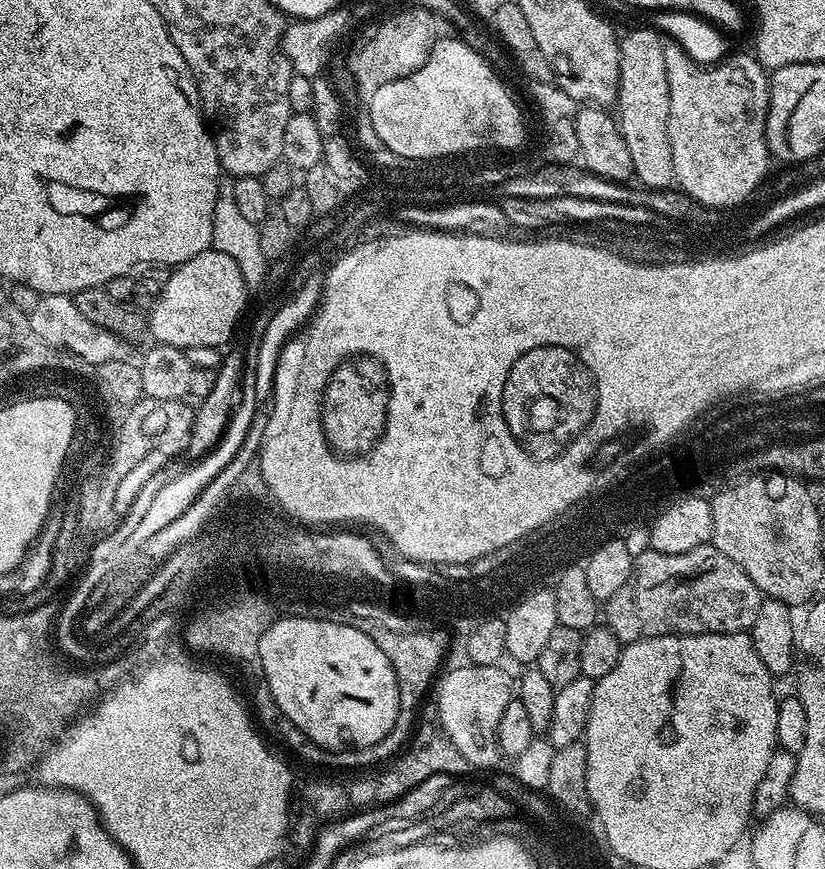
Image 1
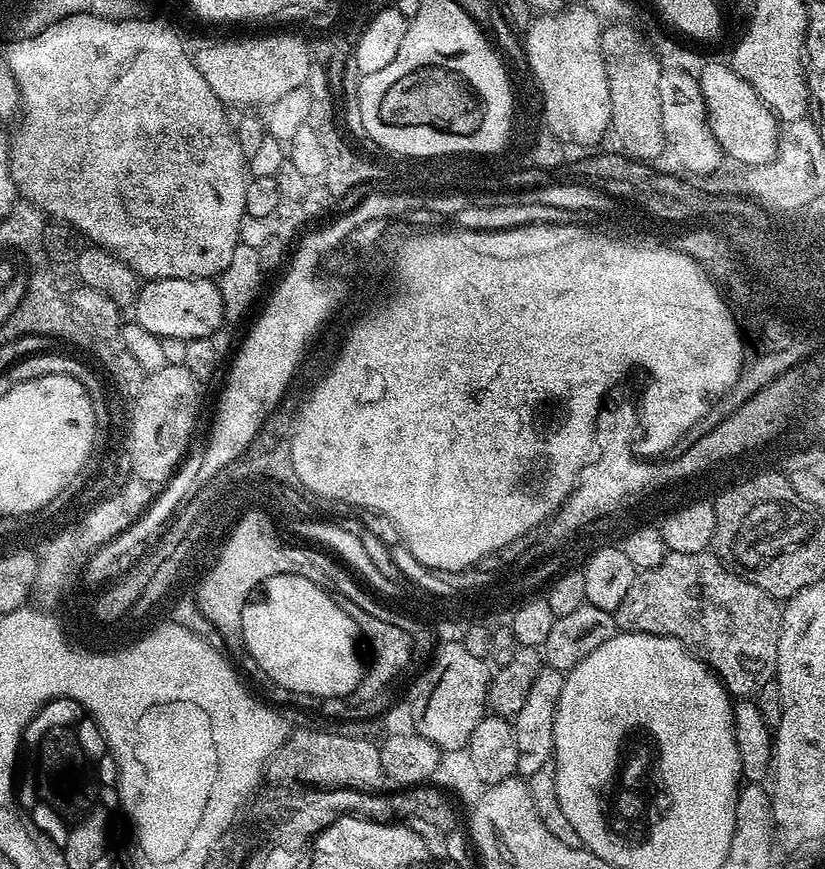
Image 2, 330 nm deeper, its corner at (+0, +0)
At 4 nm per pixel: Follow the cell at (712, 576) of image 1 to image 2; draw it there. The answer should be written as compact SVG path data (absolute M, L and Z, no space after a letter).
M706 551L698 554L668 552L660 565L637 571L634 586L630 586L626 598L622 598L622 606L618 606L614 615L619 631L673 636L675 640L681 640L692 655L716 672L729 696L752 698L767 684L764 676L776 675L781 611L775 596L766 594L766 590L754 586L743 576L737 576L719 556Z

